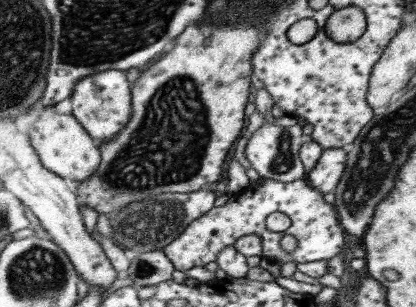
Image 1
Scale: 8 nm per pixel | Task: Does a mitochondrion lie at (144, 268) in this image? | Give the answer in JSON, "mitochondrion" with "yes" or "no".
{"mitochondrion":"yes"}

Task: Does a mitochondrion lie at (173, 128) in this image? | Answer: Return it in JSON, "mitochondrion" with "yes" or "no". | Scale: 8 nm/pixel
{"mitochondrion":"yes"}

